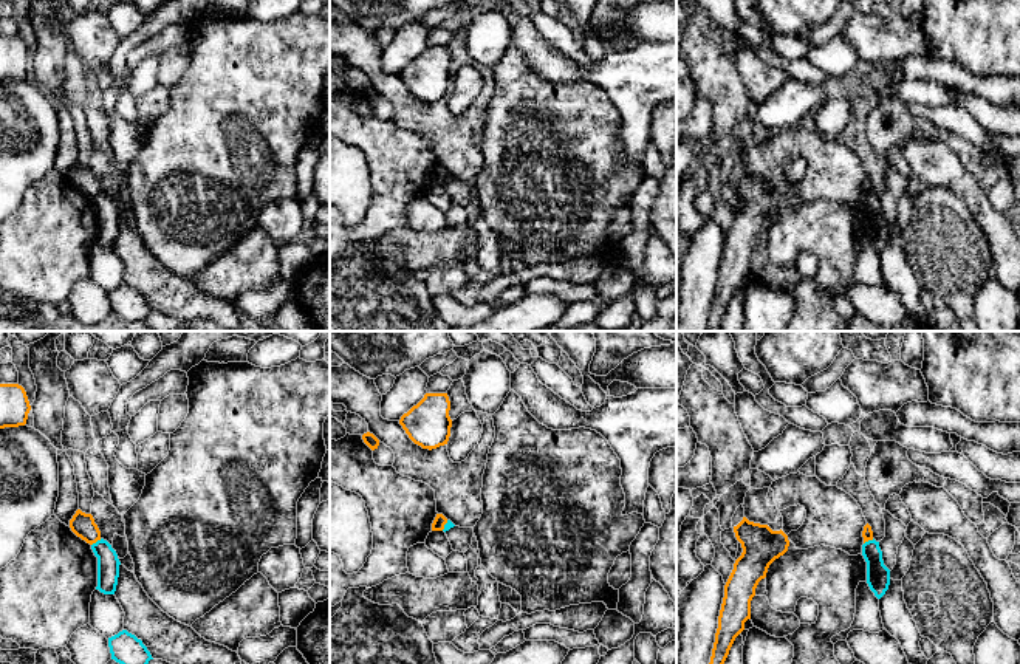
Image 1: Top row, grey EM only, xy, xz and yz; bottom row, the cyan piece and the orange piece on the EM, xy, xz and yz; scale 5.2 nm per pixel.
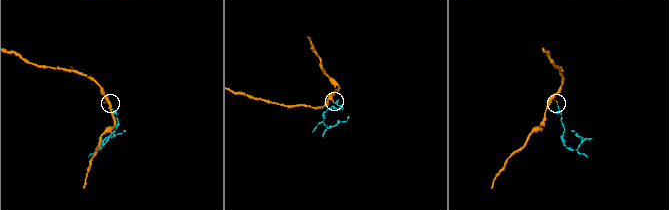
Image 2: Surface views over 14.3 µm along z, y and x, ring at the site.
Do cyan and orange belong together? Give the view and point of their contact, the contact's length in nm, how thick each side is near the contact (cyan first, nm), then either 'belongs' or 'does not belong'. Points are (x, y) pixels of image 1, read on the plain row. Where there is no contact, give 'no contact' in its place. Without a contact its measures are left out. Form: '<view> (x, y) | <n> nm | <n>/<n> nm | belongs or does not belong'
xy (98, 194) | 70 nm | 110/120 nm | does not belong

